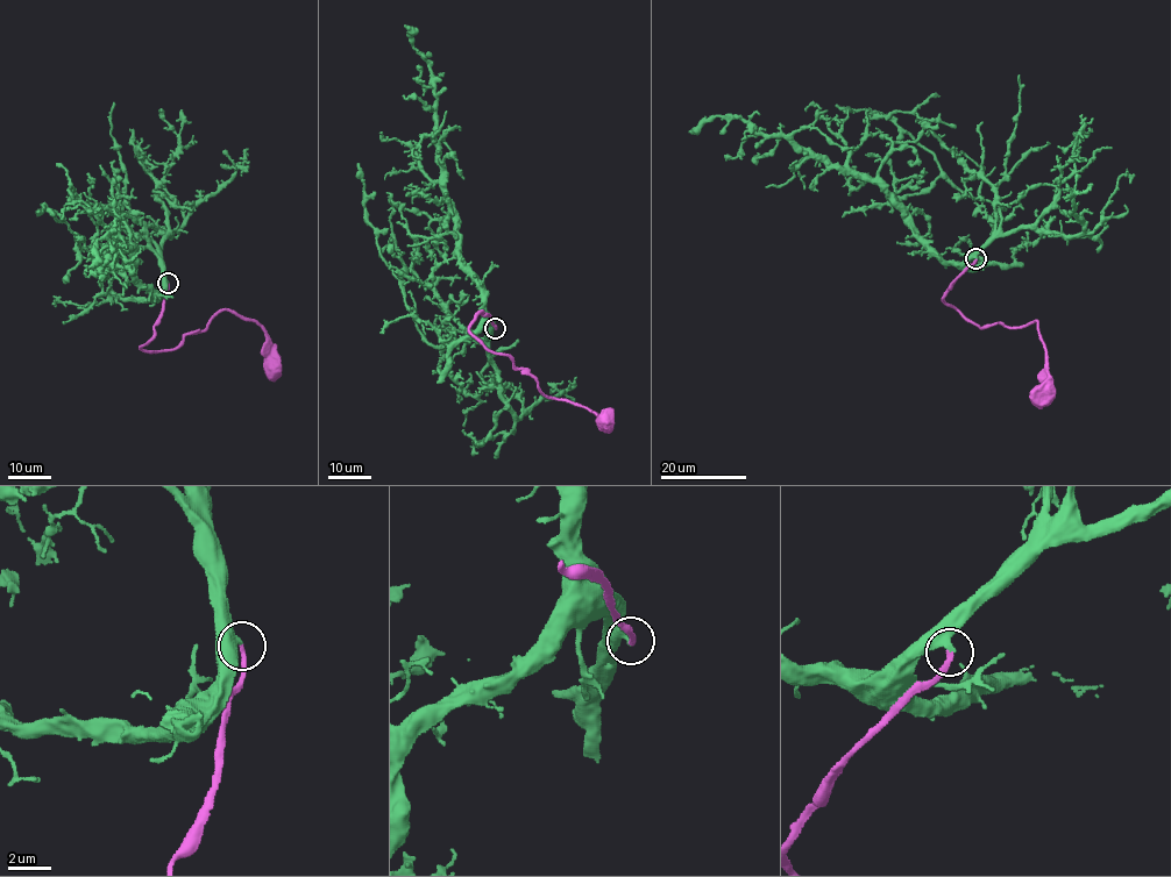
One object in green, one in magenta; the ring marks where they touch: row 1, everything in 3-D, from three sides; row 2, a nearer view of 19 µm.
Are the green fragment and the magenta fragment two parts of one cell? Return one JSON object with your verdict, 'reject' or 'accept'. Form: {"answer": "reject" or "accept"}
{"answer": "accept"}

